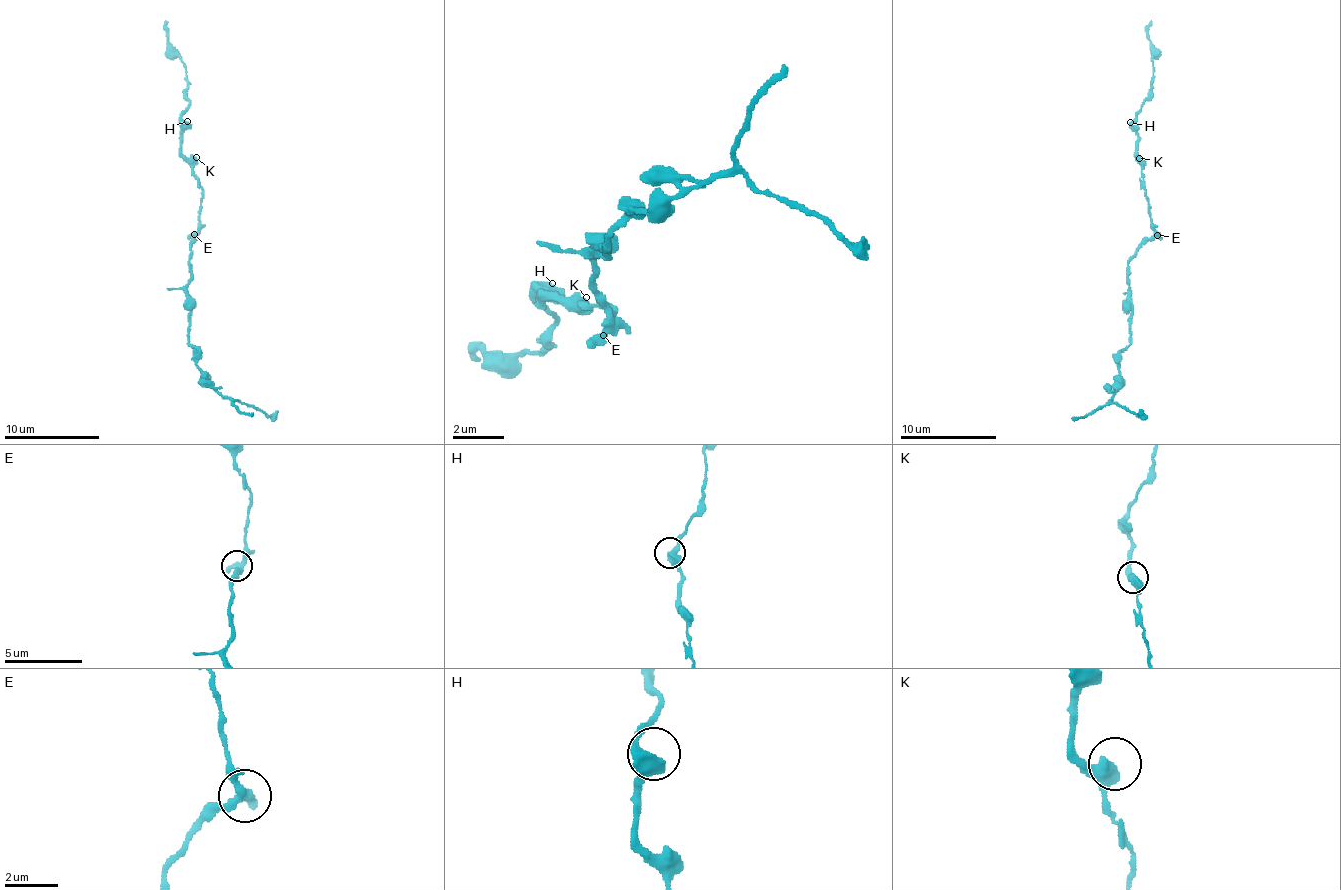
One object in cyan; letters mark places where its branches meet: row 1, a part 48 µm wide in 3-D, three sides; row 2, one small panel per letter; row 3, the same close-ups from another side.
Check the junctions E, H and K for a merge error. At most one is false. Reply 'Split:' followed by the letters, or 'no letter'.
Split: no letter

